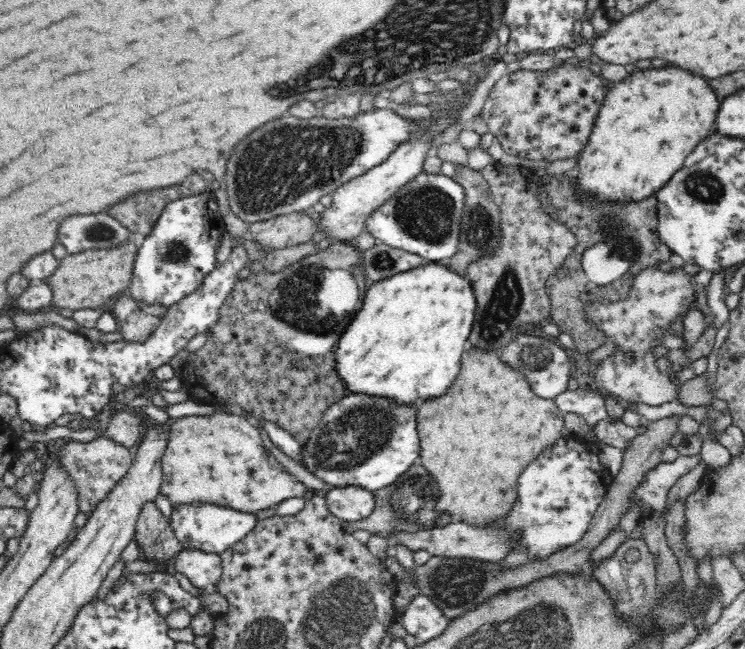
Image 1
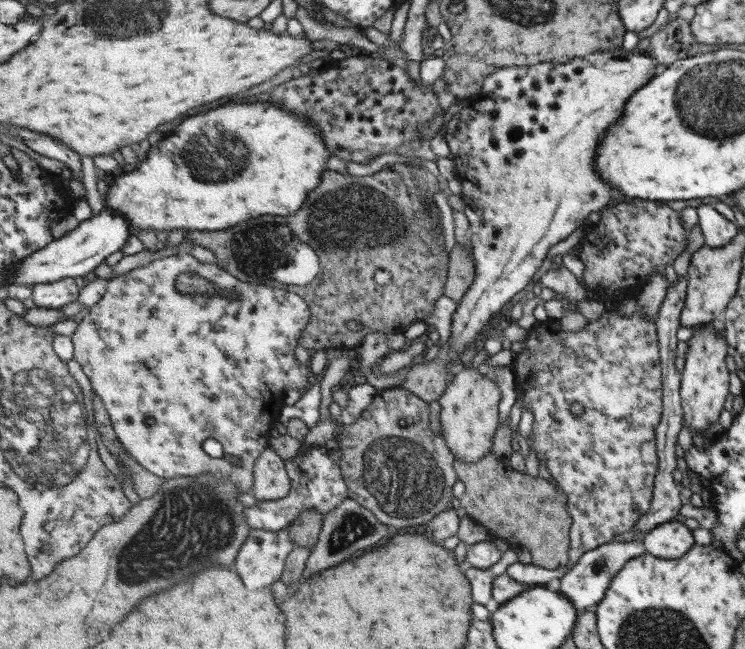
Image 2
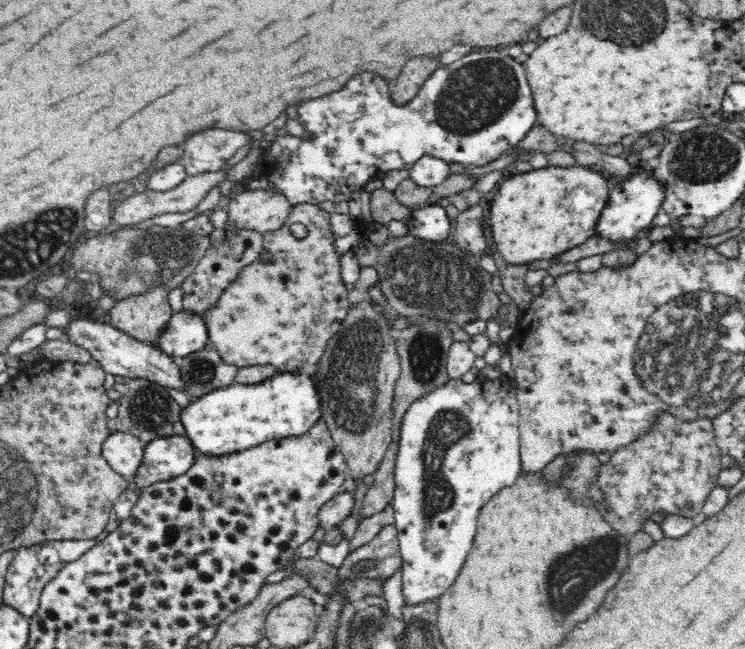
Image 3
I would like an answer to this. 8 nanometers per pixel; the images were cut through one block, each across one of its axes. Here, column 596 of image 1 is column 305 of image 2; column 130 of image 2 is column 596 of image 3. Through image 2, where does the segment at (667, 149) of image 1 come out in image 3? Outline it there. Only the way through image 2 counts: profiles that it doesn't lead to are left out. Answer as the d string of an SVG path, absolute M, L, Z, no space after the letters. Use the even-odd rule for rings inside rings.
M546 168L532 170L502 182L490 206L490 232L498 254L510 264L552 260L570 248L594 238L594 226L610 196L608 176L600 168Z

